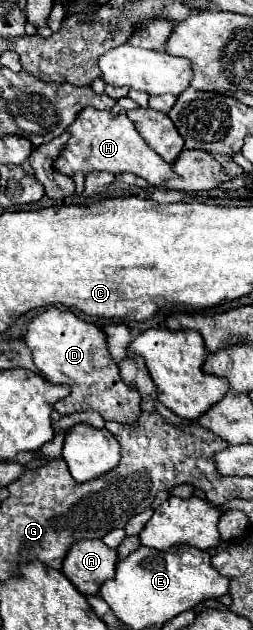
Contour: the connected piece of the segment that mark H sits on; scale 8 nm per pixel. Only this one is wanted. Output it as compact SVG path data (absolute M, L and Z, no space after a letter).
M84 108L72 126L68 126L68 132L72 132L66 148L62 150L62 156L54 162L54 168L60 174L74 176L76 172L82 172L84 176L90 172L112 172L112 174L136 174L144 178L150 186L164 186L166 180L174 178L174 170L170 164L166 164L154 150L148 148L148 144L138 134L132 120L126 116L126 112L120 112L118 116L112 116L108 110L94 110Z

